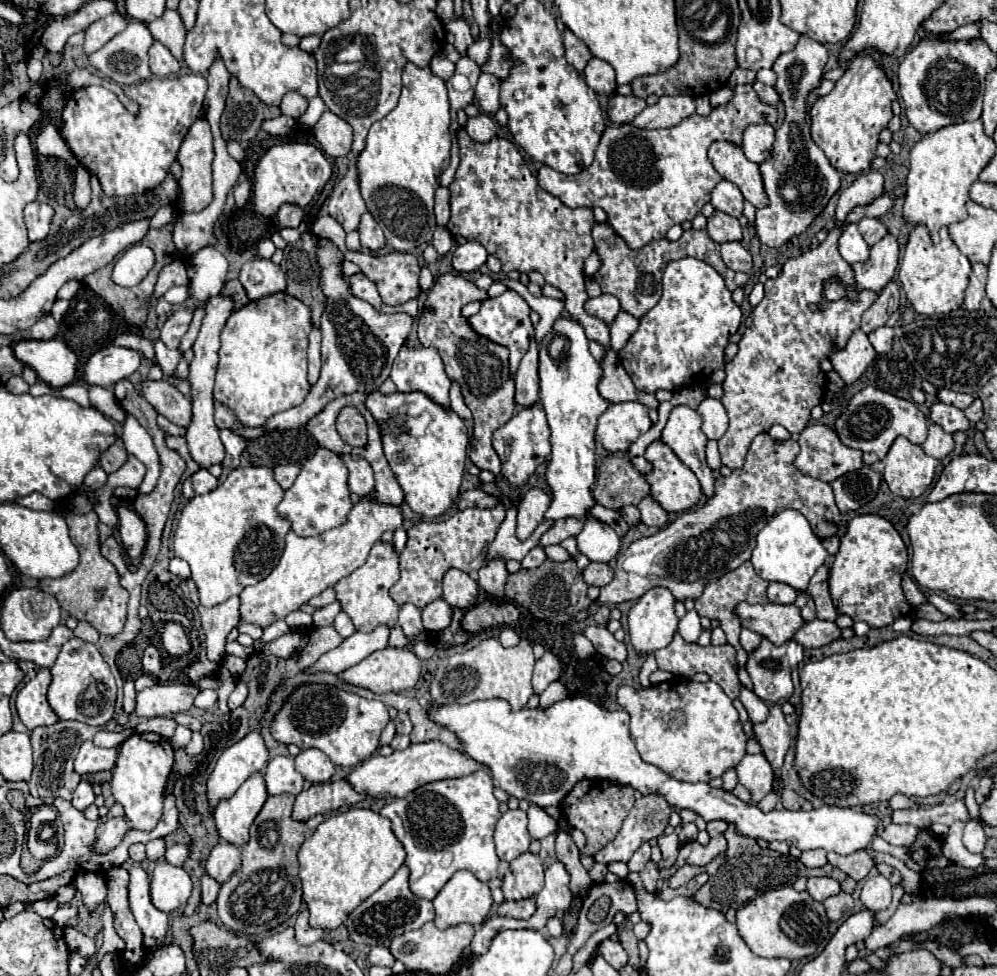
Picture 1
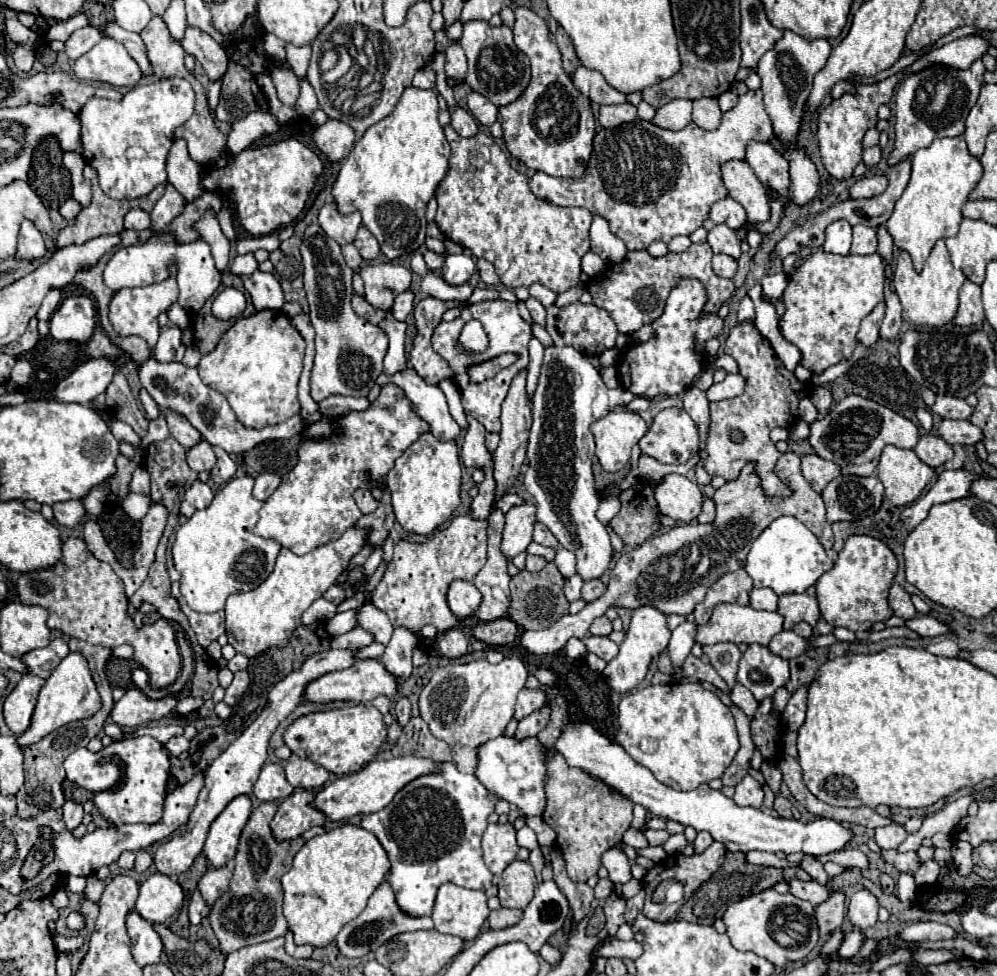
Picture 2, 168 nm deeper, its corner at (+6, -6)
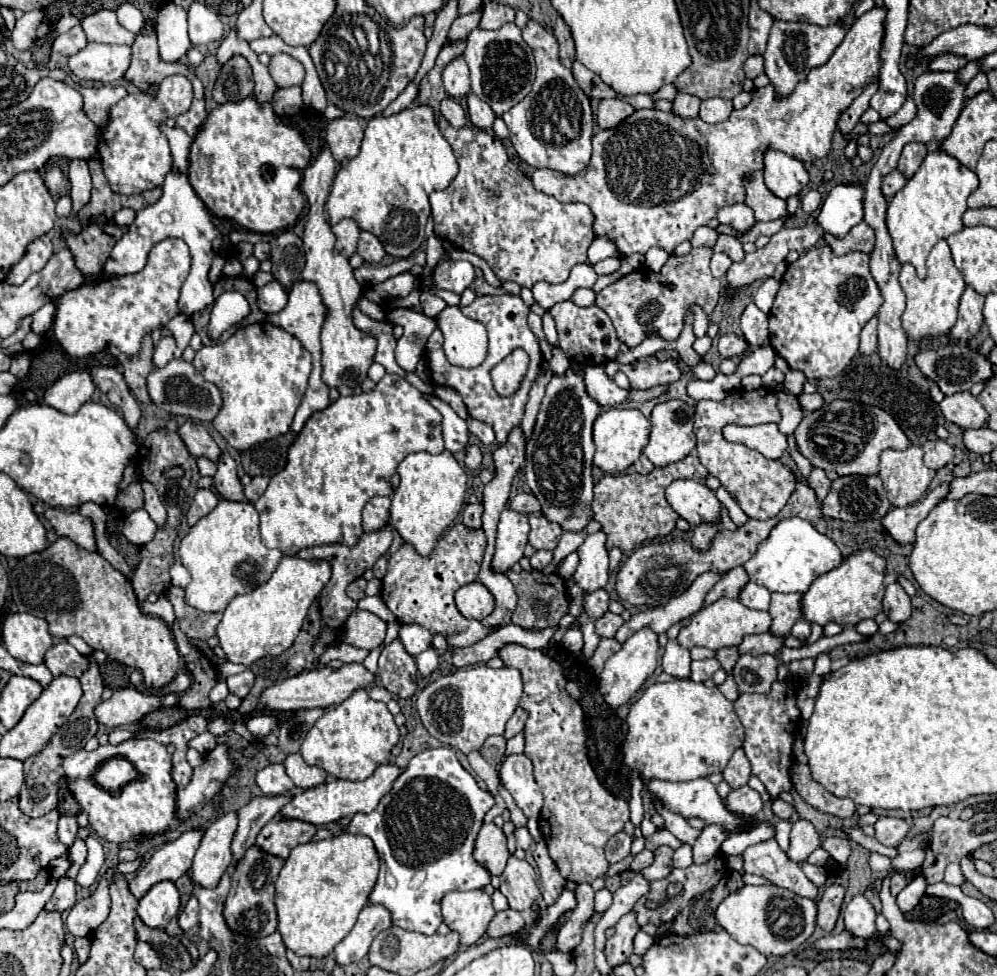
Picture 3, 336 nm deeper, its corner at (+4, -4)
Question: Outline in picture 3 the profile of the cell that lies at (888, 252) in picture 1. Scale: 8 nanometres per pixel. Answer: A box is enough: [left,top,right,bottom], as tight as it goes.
[769,246,883,380]

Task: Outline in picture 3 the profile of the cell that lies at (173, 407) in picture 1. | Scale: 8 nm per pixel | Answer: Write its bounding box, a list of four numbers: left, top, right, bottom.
[179,422,221,464]

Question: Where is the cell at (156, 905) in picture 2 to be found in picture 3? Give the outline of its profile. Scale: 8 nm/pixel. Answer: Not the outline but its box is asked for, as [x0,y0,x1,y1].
[137,882,179,928]

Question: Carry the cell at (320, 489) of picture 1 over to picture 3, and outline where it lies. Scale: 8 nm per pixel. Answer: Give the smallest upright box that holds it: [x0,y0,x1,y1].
[255,374,441,556]

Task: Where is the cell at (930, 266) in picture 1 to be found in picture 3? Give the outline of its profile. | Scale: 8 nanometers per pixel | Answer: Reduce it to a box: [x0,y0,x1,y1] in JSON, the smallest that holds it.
[899,240,965,340]

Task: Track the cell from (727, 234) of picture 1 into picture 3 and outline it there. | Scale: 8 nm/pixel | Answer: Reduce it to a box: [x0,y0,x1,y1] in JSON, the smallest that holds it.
[713,234,745,262]

